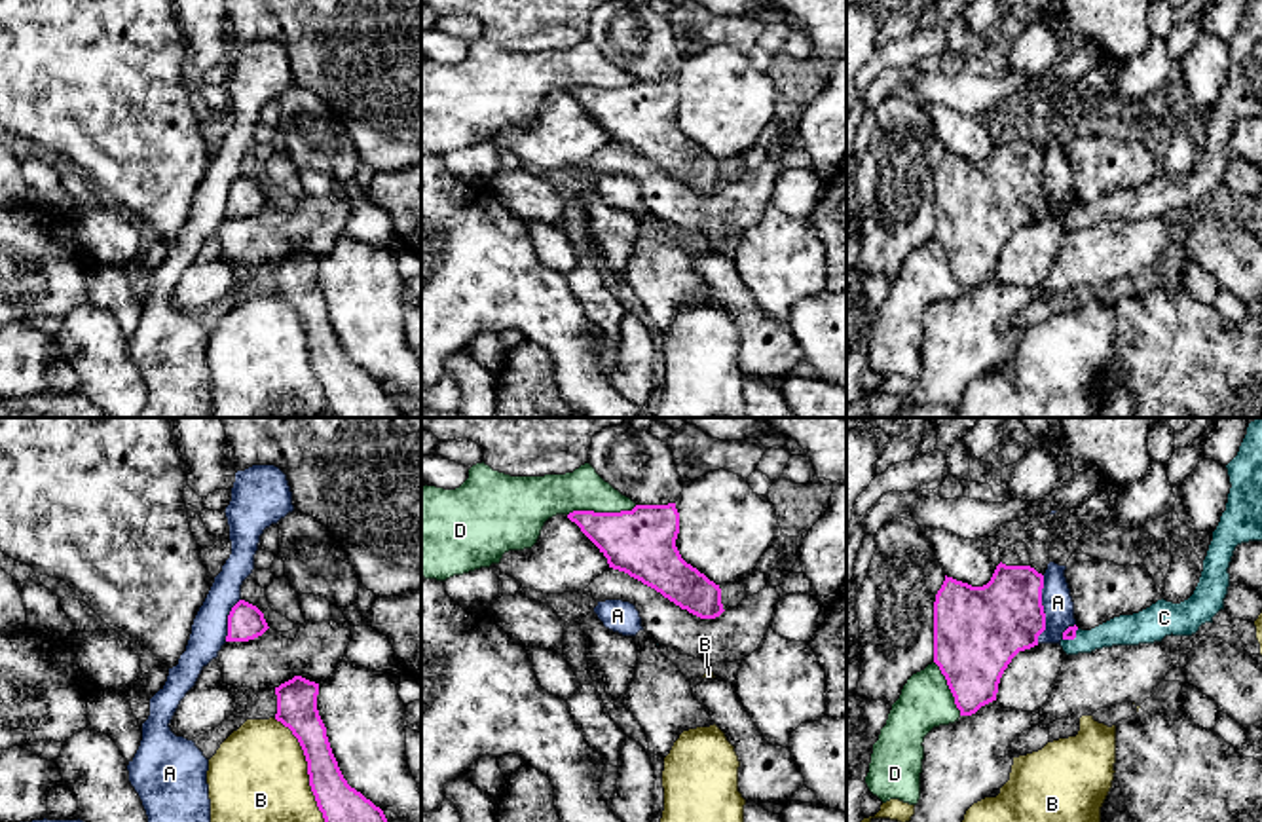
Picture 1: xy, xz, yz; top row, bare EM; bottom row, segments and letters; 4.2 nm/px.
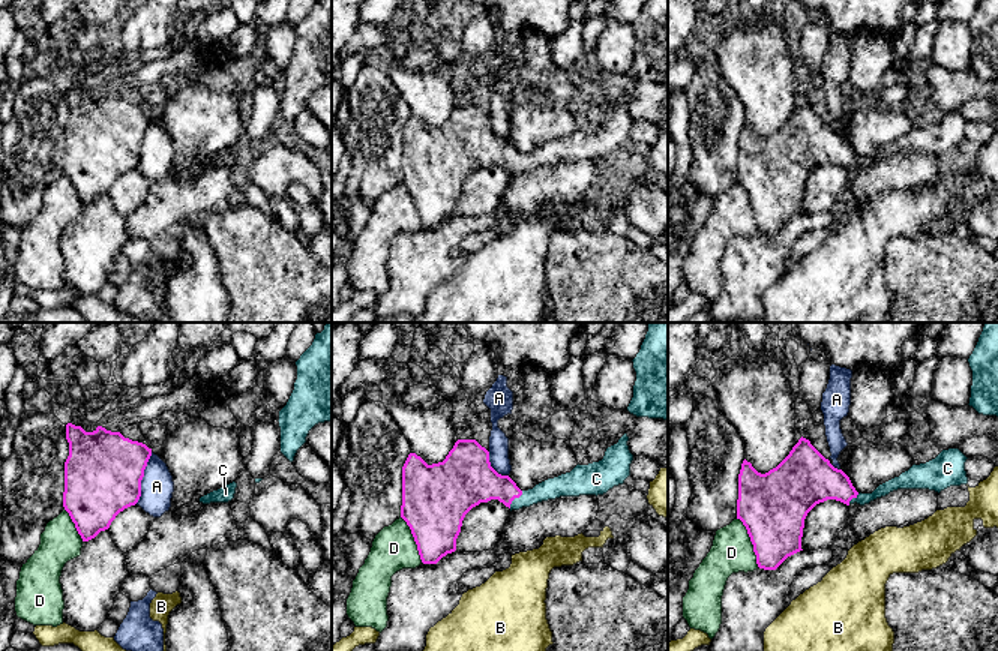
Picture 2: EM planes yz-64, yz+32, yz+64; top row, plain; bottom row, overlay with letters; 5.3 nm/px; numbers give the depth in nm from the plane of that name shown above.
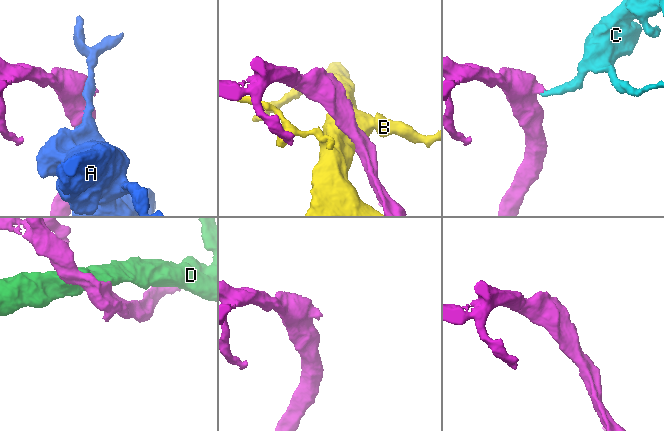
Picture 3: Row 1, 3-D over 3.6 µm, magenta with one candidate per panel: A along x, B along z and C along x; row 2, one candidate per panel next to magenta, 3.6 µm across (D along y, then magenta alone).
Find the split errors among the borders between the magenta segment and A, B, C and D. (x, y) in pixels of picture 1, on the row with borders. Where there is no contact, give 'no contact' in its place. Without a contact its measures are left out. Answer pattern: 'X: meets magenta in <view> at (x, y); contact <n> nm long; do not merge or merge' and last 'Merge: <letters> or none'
A: meets magenta in yz at (1042, 610); contact 280 nm long; do not merge
B: meets magenta in xy at (308, 767); contact 500 nm long; do not merge
C: meets magenta in yz at (1073, 638); contact 90 nm long; merge
D: meets magenta in xz at (602, 513); contact 300 nm long; do not merge
Merge: C

